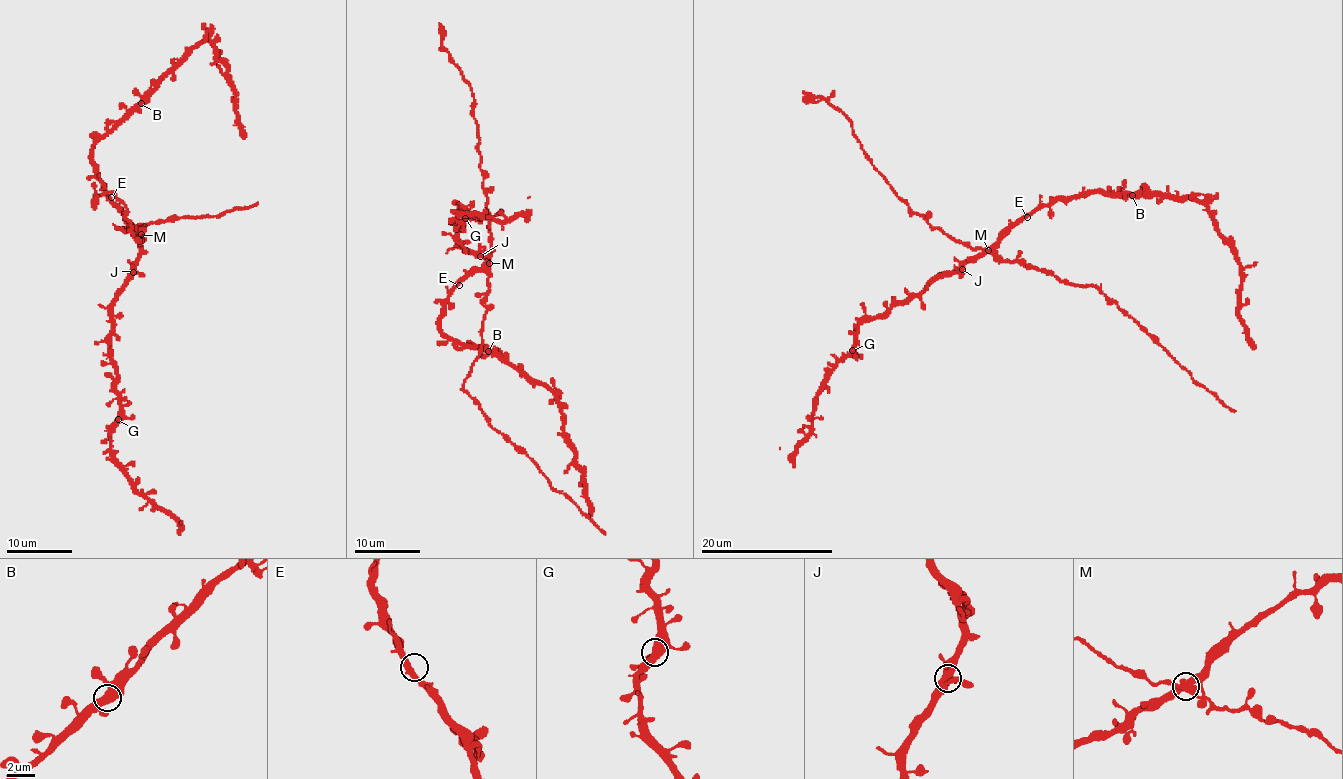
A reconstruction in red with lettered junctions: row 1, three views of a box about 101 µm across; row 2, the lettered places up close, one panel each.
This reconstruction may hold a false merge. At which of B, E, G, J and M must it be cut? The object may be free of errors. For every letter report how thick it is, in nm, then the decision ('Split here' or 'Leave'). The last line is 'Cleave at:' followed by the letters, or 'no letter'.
B: Thickness 440 nm. Leave
E: Thickness 400 nm. Leave
G: Thickness 550 nm. Leave
J: Thickness 460 nm. Leave
M: Thickness 440 nm. Leave
Cleave at: no letter

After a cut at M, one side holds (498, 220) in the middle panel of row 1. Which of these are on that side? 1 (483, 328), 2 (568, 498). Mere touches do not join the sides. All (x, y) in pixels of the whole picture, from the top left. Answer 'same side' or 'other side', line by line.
1: other side
2: other side

